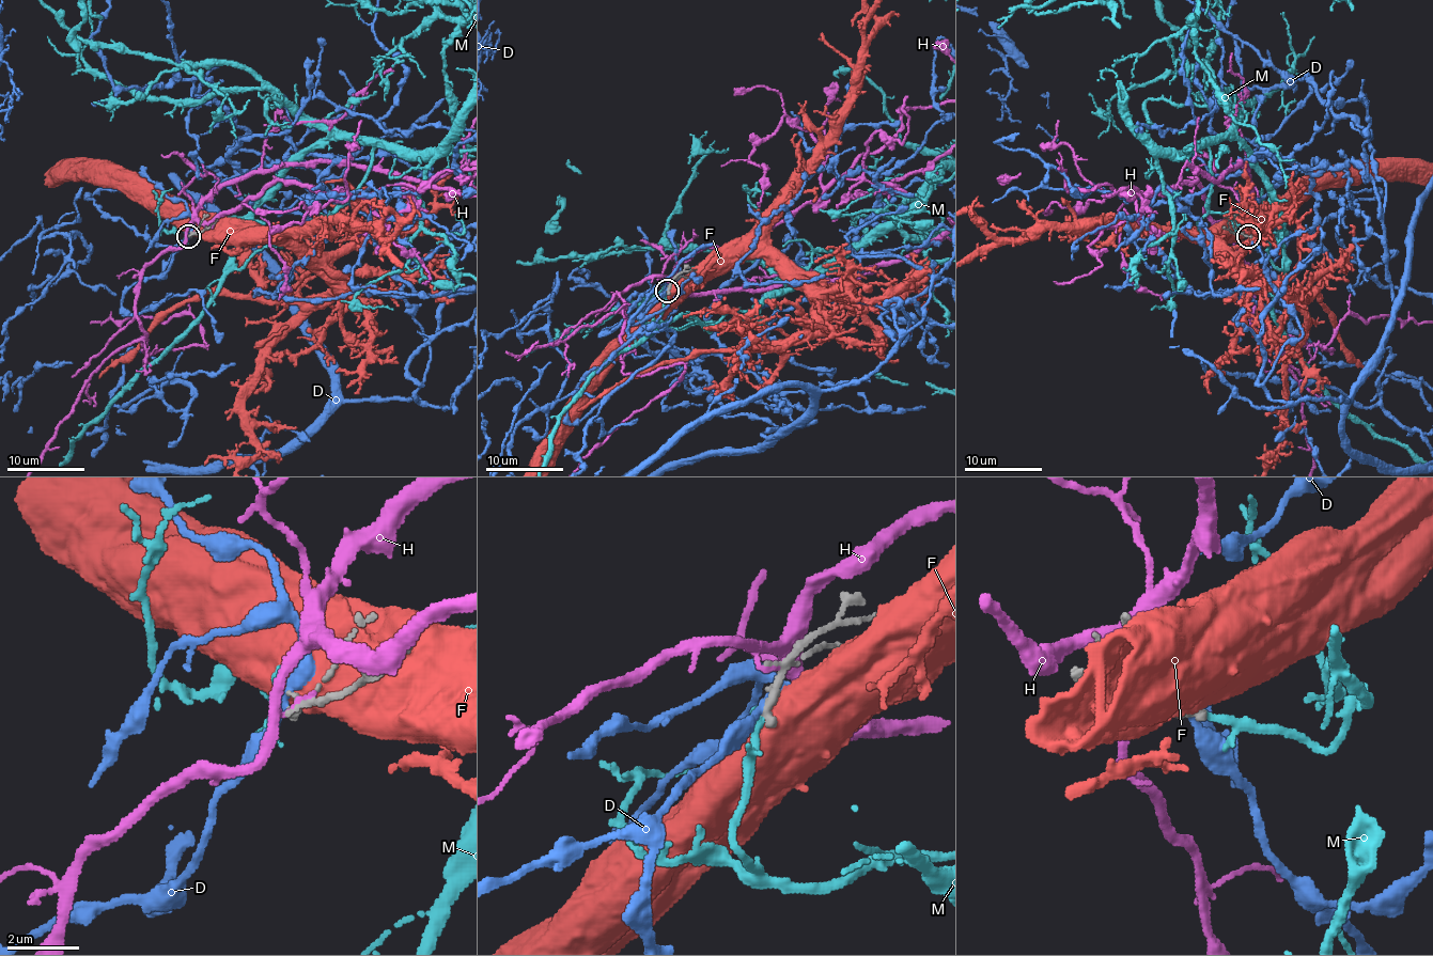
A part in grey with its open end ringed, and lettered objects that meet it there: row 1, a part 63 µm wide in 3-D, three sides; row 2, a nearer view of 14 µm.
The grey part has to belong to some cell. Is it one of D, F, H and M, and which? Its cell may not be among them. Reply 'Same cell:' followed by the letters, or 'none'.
Same cell: M

